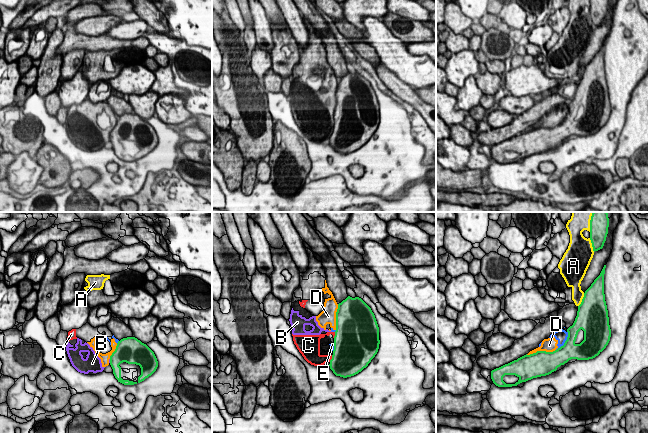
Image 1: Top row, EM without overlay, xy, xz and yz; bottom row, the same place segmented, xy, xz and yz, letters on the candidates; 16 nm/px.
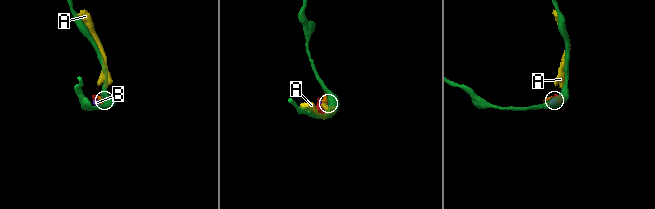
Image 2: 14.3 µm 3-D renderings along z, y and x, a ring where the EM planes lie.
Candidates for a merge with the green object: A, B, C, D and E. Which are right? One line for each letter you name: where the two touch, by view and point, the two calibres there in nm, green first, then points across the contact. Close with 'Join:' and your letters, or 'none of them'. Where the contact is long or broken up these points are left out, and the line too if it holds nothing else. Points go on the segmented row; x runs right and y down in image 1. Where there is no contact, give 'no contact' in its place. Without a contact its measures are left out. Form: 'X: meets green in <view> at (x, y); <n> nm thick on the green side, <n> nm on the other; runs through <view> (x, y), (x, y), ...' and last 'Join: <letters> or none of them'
Join: none of them

